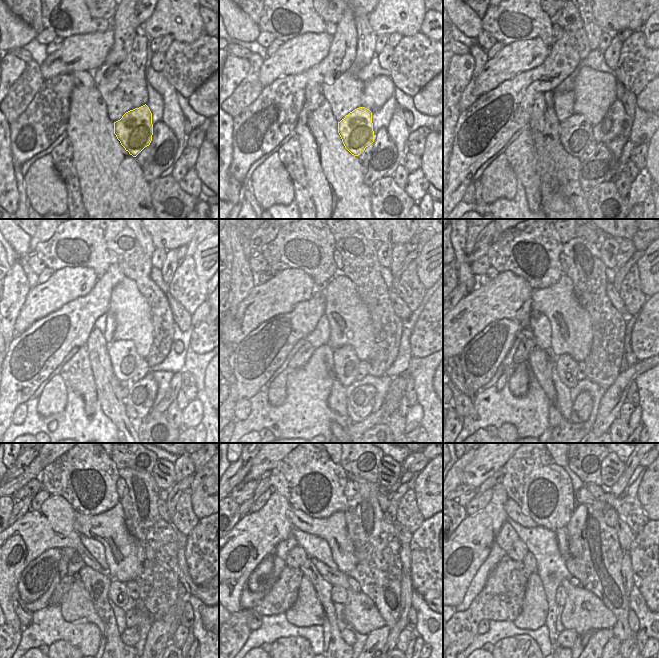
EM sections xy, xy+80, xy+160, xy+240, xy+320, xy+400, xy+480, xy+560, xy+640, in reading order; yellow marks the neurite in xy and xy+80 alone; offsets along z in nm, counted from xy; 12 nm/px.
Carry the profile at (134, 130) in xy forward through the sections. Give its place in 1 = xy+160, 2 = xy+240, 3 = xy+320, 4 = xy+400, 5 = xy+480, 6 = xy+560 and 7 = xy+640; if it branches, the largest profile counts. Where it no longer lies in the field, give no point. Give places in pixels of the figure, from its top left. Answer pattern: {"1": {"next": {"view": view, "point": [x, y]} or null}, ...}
{"1": {"next": {"view": "xy+160", "point": [576, 132]}}, "2": {"next": {"view": "xy+240", "point": [125, 360]}}, "3": {"next": {"view": "xy+320", "point": [346, 362]}}, "4": {"next": {"view": "xy+400", "point": [566, 367]}}, "5": {"next": {"view": "xy+480", "point": [118, 593]}}, "6": {"next": {"view": "xy+560", "point": [339, 595]}}, "7": {"next": {"view": "xy+640", "point": [561, 595]}}}

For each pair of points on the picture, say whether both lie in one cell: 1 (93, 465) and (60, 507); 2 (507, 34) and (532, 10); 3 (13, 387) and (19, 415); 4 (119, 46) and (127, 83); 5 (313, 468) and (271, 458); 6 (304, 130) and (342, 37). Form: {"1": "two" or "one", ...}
{"1": "two", "2": "one", "3": "two", "4": "two", "5": "two", "6": "two"}

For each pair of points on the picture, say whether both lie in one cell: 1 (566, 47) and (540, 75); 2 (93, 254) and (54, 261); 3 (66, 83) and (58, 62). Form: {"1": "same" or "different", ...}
{"1": "same", "2": "same", "3": "different"}

